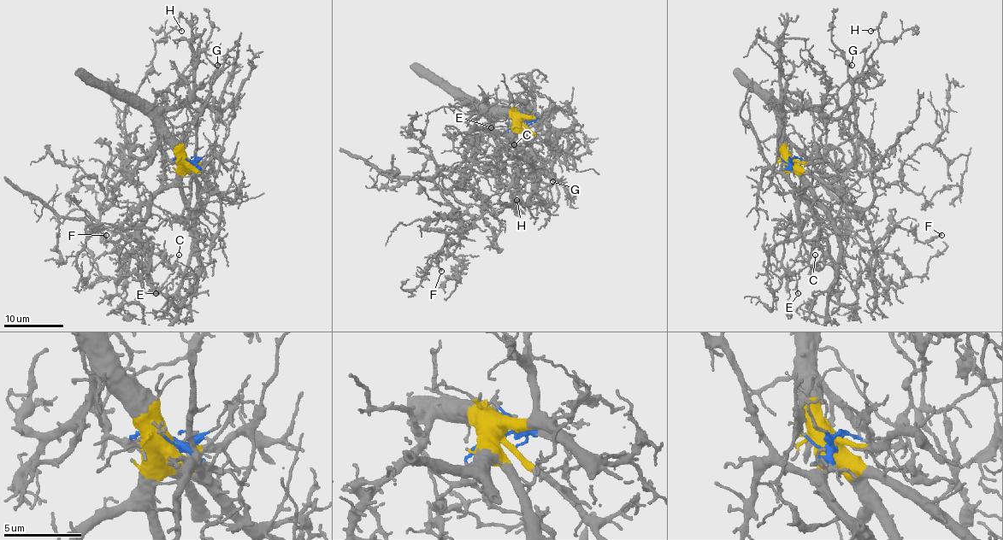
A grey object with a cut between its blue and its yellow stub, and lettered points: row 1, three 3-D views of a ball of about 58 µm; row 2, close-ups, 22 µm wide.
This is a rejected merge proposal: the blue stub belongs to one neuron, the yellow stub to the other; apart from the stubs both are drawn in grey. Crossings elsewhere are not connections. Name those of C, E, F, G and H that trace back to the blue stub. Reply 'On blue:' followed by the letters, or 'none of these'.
On blue: C, E, F, G, H

